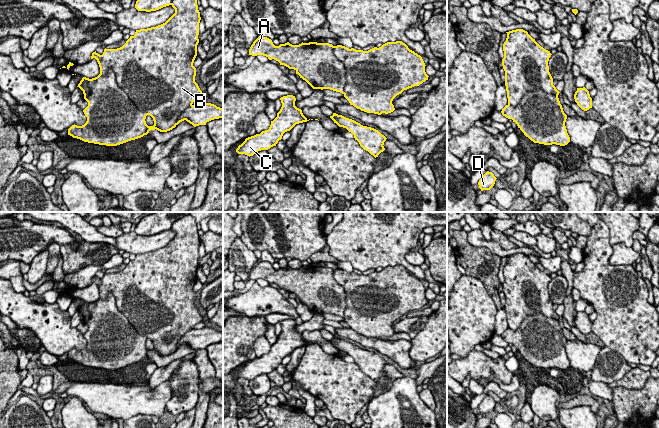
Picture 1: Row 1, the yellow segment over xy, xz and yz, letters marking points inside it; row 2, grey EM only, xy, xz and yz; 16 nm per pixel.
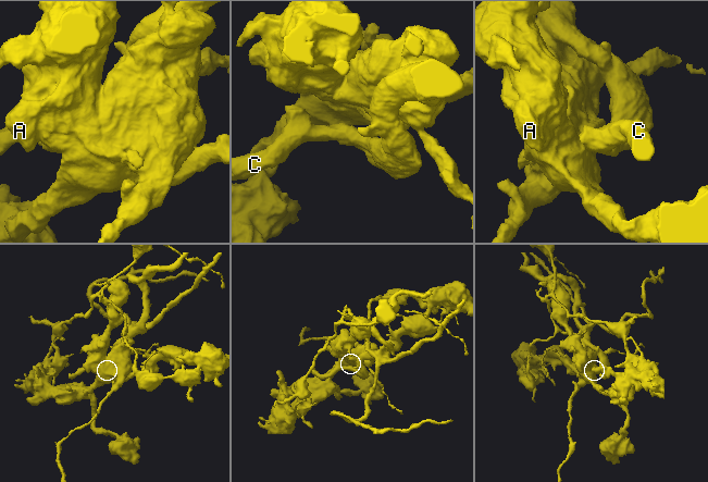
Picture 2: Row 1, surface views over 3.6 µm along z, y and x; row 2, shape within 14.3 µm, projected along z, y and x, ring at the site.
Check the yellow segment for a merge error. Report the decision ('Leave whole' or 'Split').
Leave whole

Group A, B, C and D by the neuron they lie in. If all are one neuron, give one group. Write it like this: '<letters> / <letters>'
A B C D

